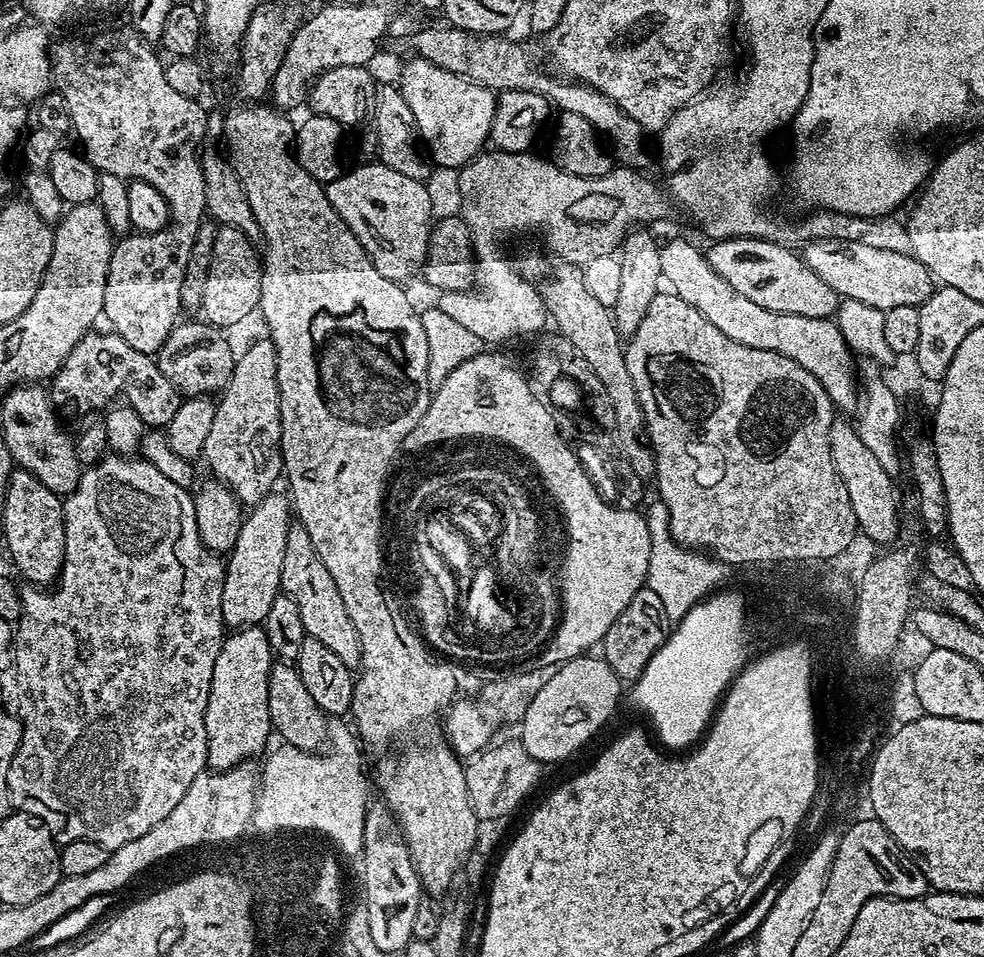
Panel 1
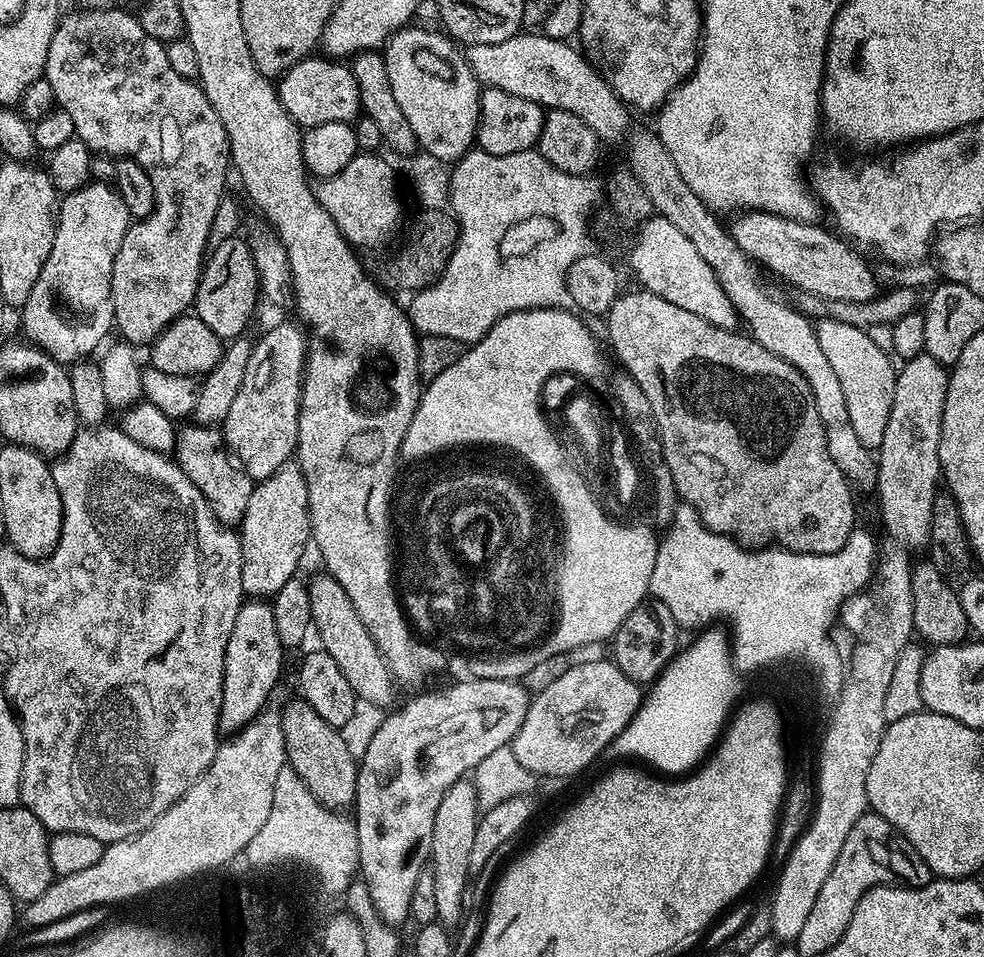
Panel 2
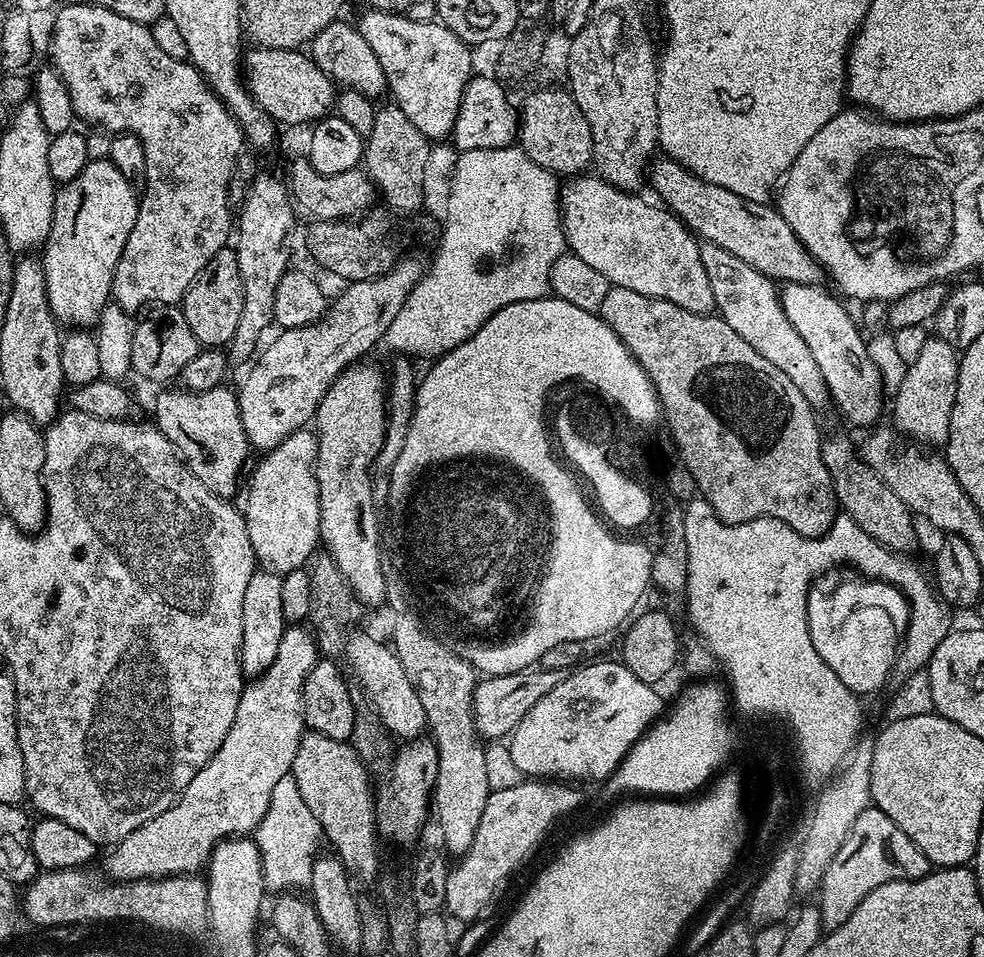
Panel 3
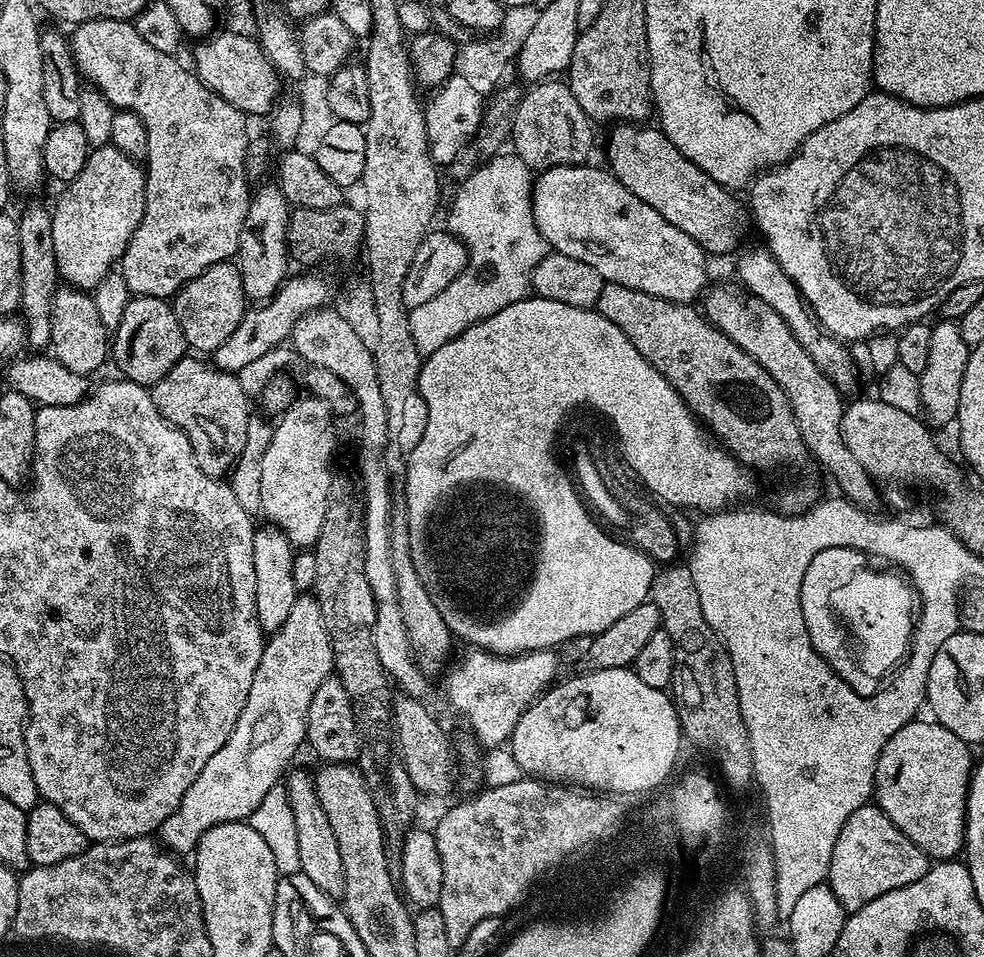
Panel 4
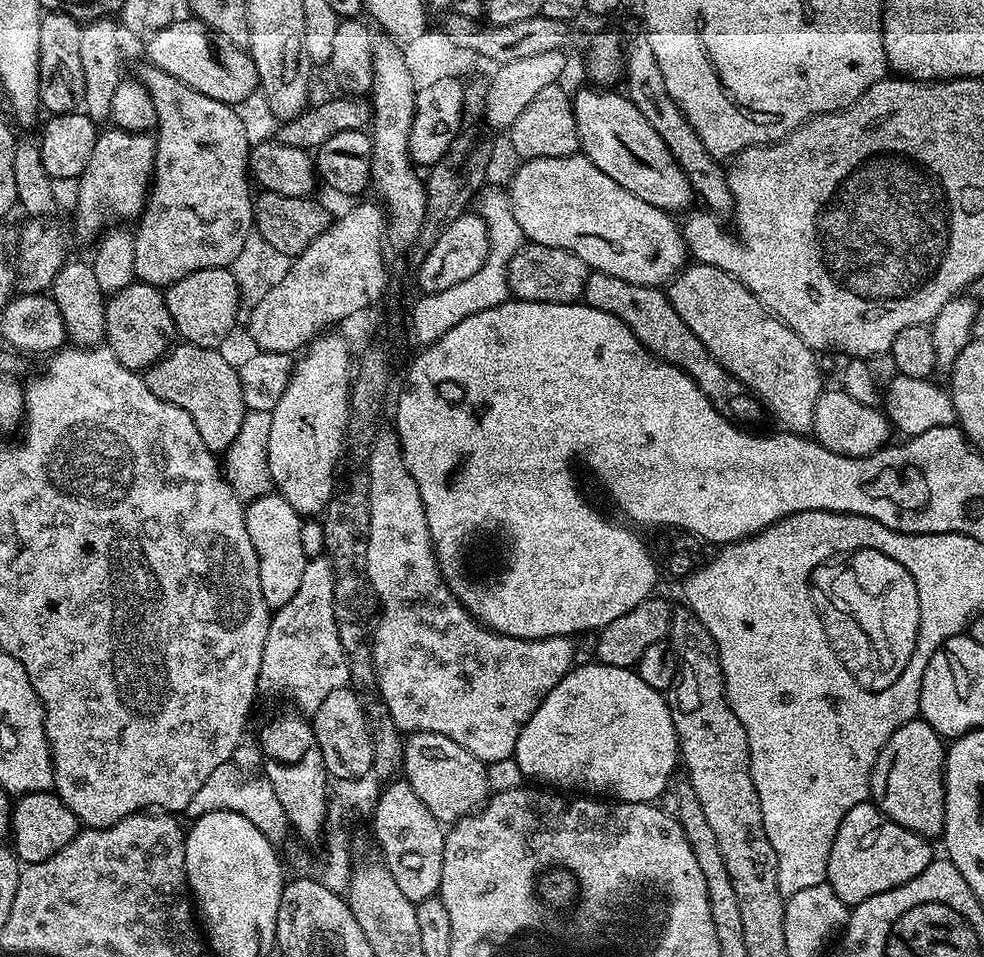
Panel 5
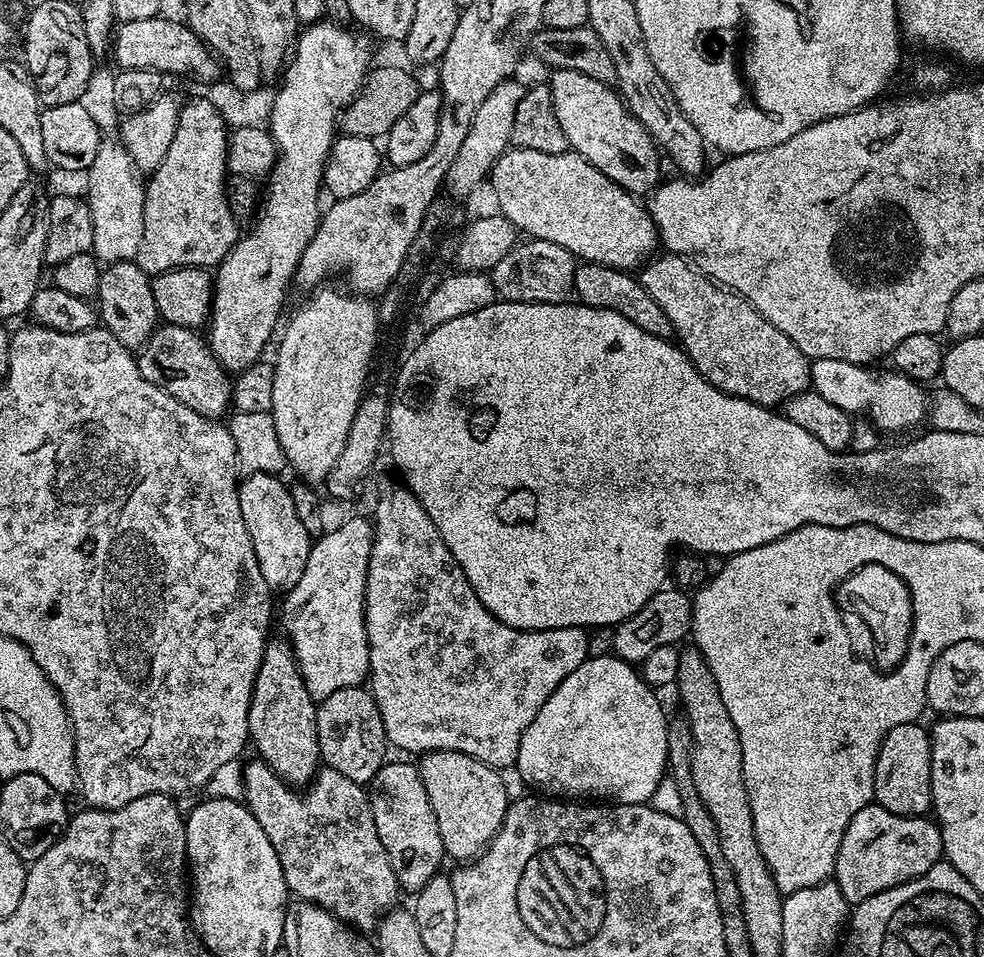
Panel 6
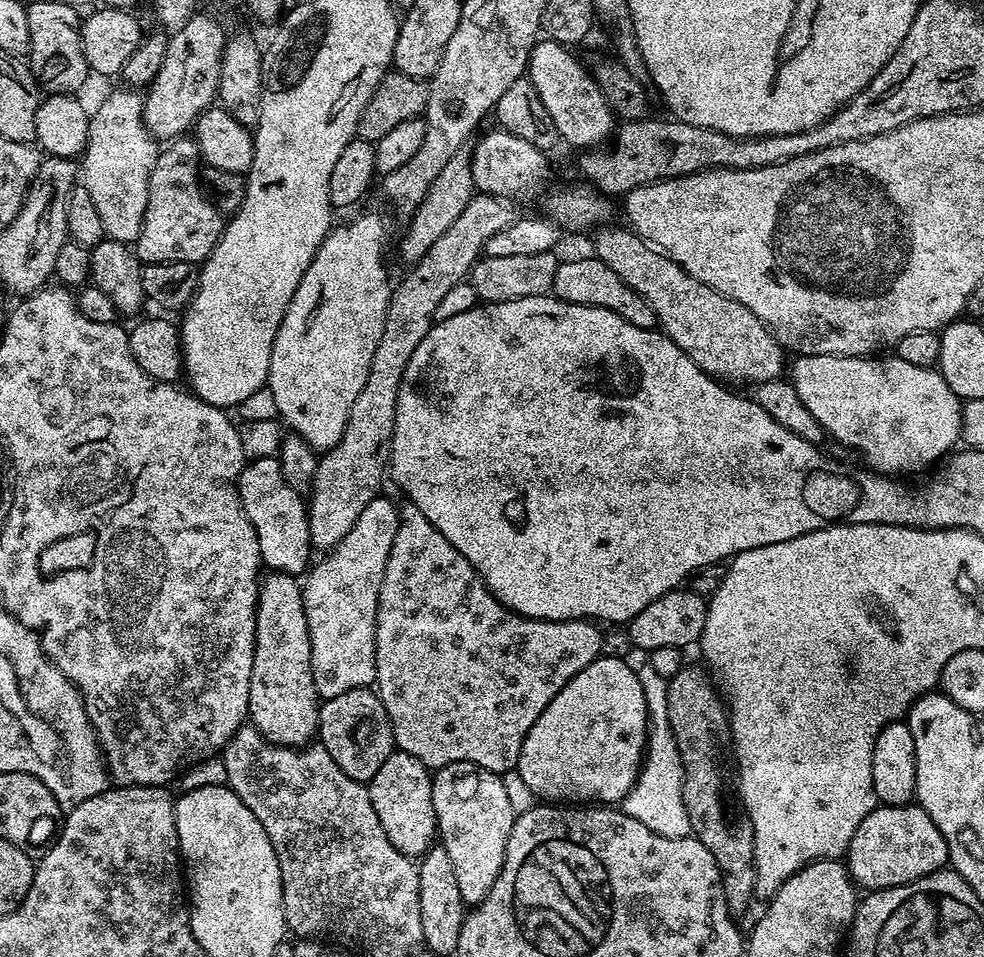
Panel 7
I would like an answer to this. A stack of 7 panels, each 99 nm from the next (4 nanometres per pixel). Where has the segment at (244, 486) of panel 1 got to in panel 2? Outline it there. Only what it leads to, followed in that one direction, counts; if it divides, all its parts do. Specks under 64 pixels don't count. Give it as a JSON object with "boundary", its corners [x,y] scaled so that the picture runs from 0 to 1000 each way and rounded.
{"boundary":[[[280,339],[264,356],[257,358],[250,393],[226,444],[232,471],[258,504],[274,499],[274,495],[298,480],[301,470],[311,351],[298,339]]]}

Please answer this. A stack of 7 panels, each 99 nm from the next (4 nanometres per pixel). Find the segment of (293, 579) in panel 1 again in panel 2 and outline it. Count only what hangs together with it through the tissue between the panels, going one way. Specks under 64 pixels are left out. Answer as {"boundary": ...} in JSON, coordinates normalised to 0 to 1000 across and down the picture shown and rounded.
{"boundary":[[[324,600],[311,610],[313,620],[313,636],[317,643],[317,656],[319,665],[325,668],[324,676],[339,692],[343,692],[343,700],[348,700],[352,713],[360,721],[360,725],[367,732],[379,736],[382,740],[393,741],[398,730],[404,722],[403,716],[398,710],[398,702],[394,698],[394,693],[388,688],[380,667],[368,654],[368,646],[360,637],[360,629],[352,625],[352,617],[343,612],[341,605],[332,600]]]}

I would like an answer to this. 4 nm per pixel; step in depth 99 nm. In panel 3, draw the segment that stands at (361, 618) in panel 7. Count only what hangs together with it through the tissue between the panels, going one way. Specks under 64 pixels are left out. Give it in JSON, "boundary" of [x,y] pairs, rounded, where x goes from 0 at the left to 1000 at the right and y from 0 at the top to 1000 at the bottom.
{"boundary":[[[290,655],[287,671],[283,671],[283,683],[278,683],[278,692],[274,692],[274,696],[249,718],[230,771],[211,797],[199,806],[198,813],[188,821],[179,839],[165,852],[154,854],[150,860],[135,867],[113,887],[115,890],[110,899],[110,911],[115,921],[137,922],[147,917],[170,917],[180,913],[198,912],[208,906],[209,900],[215,893],[215,887],[225,876],[255,870],[264,860],[272,845],[278,821],[283,821],[283,813],[296,808],[305,771],[311,765],[309,714],[322,692],[323,678],[320,664],[310,656]]]}

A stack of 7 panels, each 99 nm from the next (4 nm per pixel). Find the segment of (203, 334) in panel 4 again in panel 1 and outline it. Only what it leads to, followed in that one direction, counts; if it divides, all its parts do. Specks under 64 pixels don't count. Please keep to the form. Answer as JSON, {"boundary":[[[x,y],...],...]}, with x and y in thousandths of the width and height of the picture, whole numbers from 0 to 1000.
{"boundary":[[[238,236],[222,237],[209,292],[206,333],[225,345],[236,343],[239,339],[246,338],[255,326],[259,327],[263,323],[265,303],[266,268],[261,256]]]}

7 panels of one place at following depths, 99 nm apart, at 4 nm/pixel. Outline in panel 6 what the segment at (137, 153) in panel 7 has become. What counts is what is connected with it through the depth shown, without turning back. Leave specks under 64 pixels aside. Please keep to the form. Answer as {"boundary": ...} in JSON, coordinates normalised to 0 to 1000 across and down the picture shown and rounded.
{"boundary":[[[107,145],[103,149],[100,161],[96,161],[96,169],[89,175],[87,187],[89,187],[87,208],[96,232],[92,265],[107,277],[137,272],[140,257],[144,257],[148,192],[143,181],[135,176],[132,161],[121,145]]]}

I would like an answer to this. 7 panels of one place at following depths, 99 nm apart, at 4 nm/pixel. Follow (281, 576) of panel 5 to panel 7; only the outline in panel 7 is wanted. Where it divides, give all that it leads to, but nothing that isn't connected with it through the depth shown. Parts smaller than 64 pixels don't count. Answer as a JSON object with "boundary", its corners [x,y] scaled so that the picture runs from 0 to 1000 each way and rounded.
{"boundary":[[[280,476],[253,480],[244,492],[243,507],[244,524],[250,533],[250,541],[254,541],[258,550],[267,592],[299,603],[312,599],[319,574],[315,562],[311,522],[306,515],[300,514],[293,507],[291,499],[287,499],[284,480]]]}

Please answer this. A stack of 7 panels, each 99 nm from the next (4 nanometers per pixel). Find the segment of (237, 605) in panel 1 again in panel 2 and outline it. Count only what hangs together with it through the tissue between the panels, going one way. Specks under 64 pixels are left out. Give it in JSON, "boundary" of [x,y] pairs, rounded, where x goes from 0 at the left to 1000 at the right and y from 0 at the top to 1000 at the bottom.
{"boundary":[[[294,483],[274,495],[274,499],[263,503],[254,516],[254,529],[250,529],[248,546],[243,549],[244,574],[246,575],[246,617],[252,625],[275,625],[293,606],[302,601],[301,592],[309,581],[309,572],[315,568],[313,545],[313,517],[311,504],[304,488]]]}

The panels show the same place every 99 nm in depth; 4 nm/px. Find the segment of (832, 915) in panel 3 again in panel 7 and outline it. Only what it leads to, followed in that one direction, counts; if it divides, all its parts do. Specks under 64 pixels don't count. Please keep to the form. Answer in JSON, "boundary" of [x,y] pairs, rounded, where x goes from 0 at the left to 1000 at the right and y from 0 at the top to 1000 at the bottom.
{"boundary":[[[930,838],[900,840],[880,851],[876,863],[868,867],[868,876],[860,891],[862,914],[878,930],[924,924],[956,910],[962,903],[963,885],[961,876],[957,876],[957,867],[949,863],[945,851]]]}

